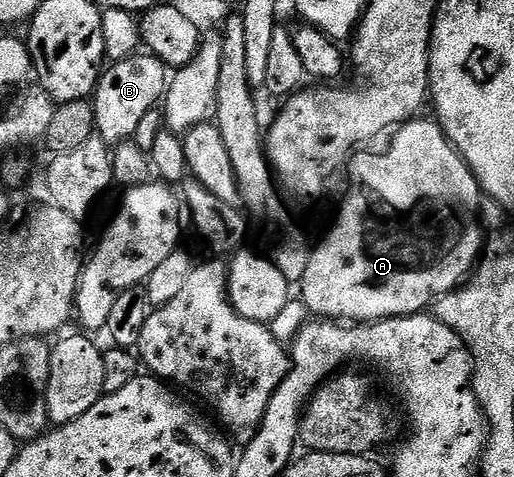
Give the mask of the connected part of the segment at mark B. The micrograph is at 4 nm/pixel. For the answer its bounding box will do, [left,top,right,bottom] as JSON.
[92,55,168,143]

